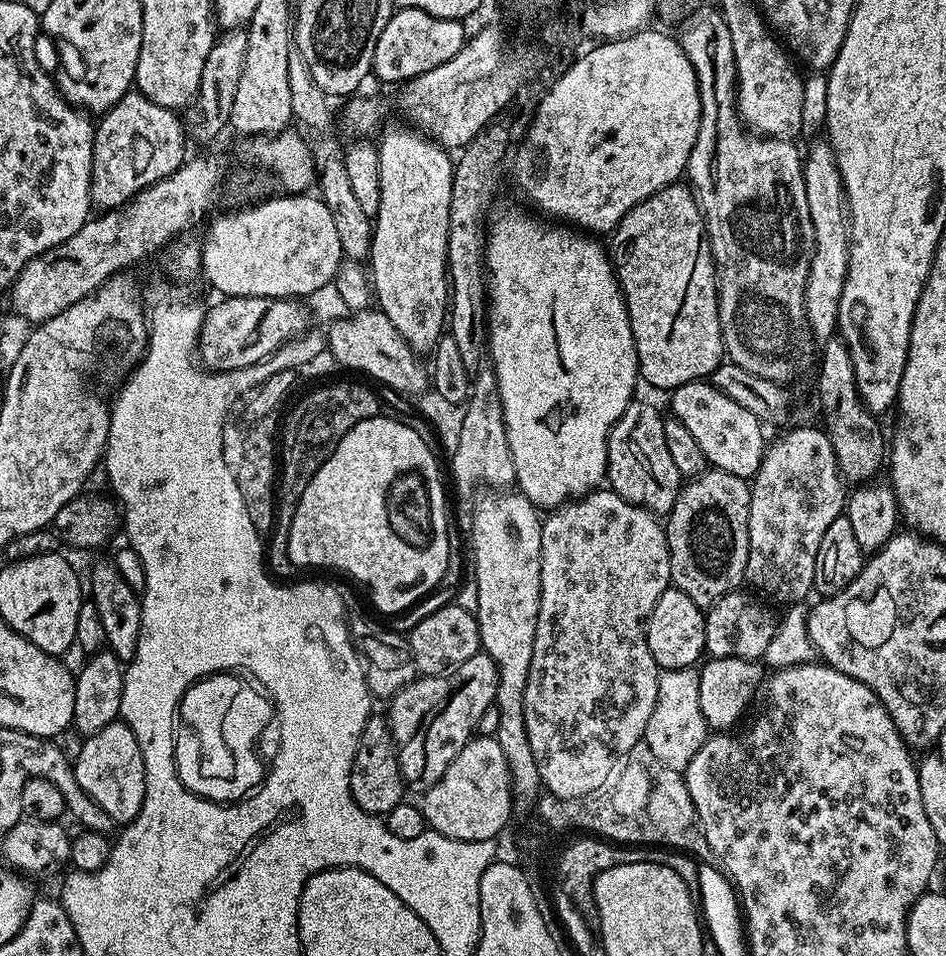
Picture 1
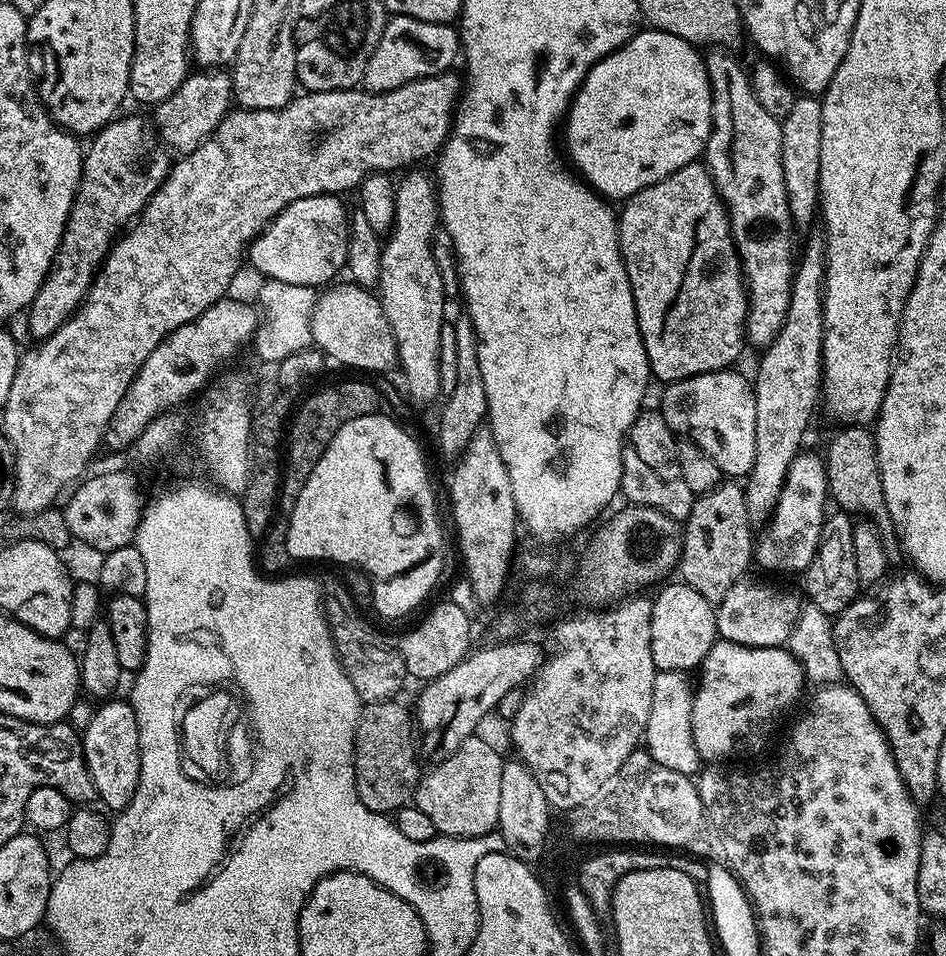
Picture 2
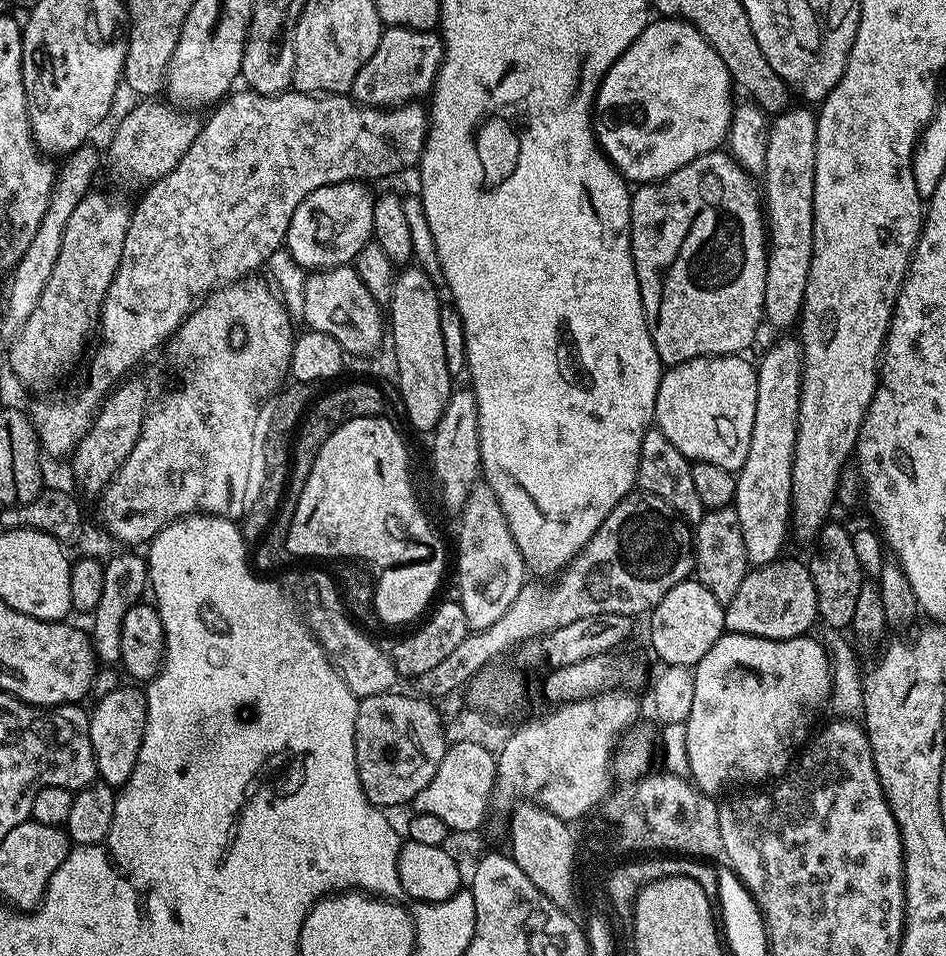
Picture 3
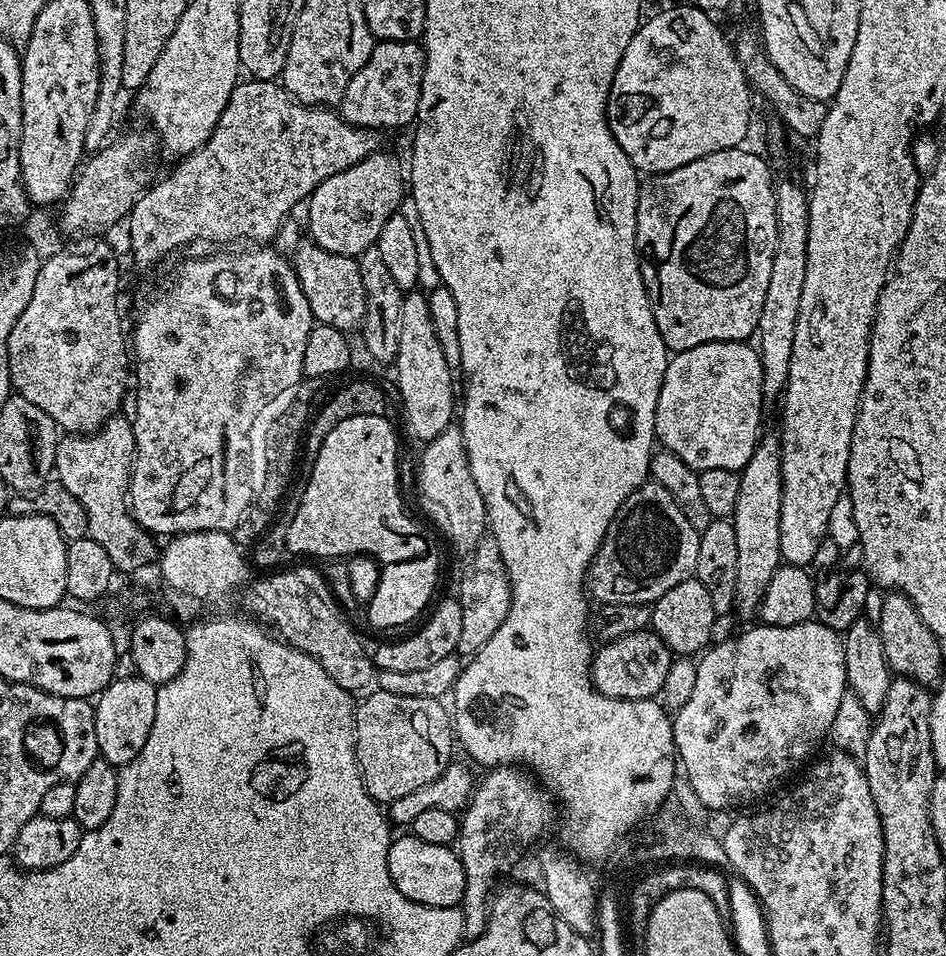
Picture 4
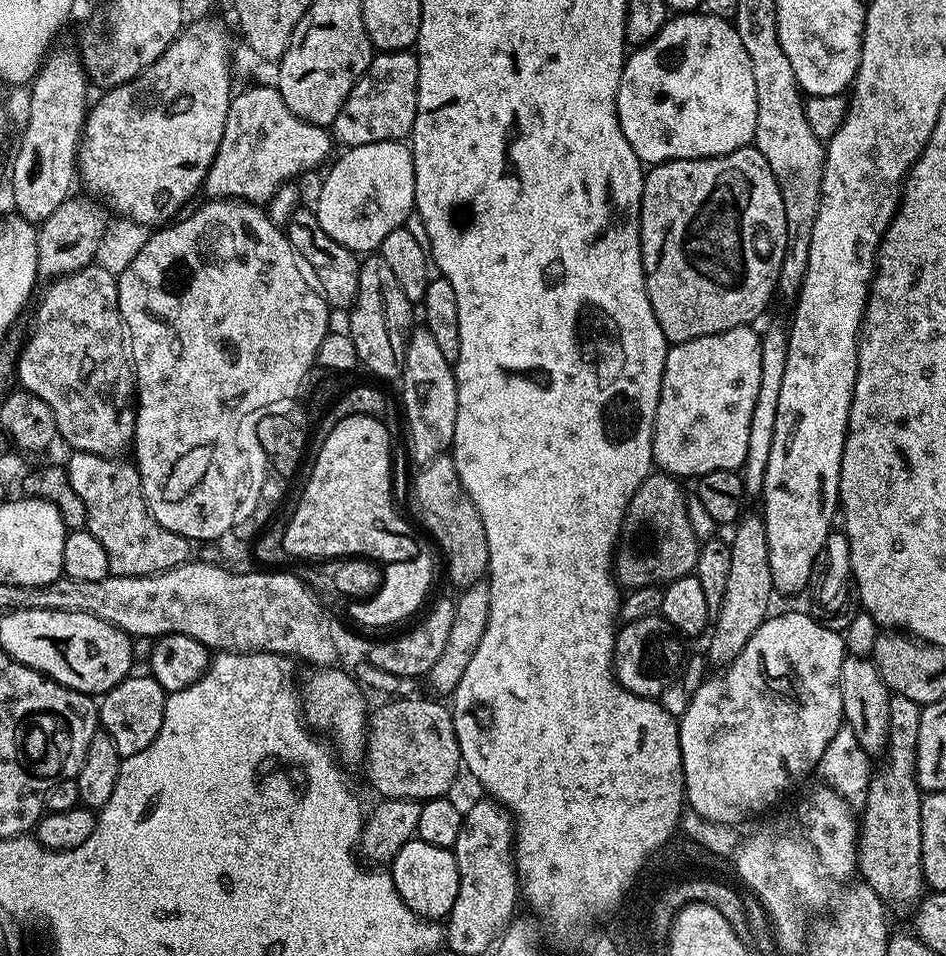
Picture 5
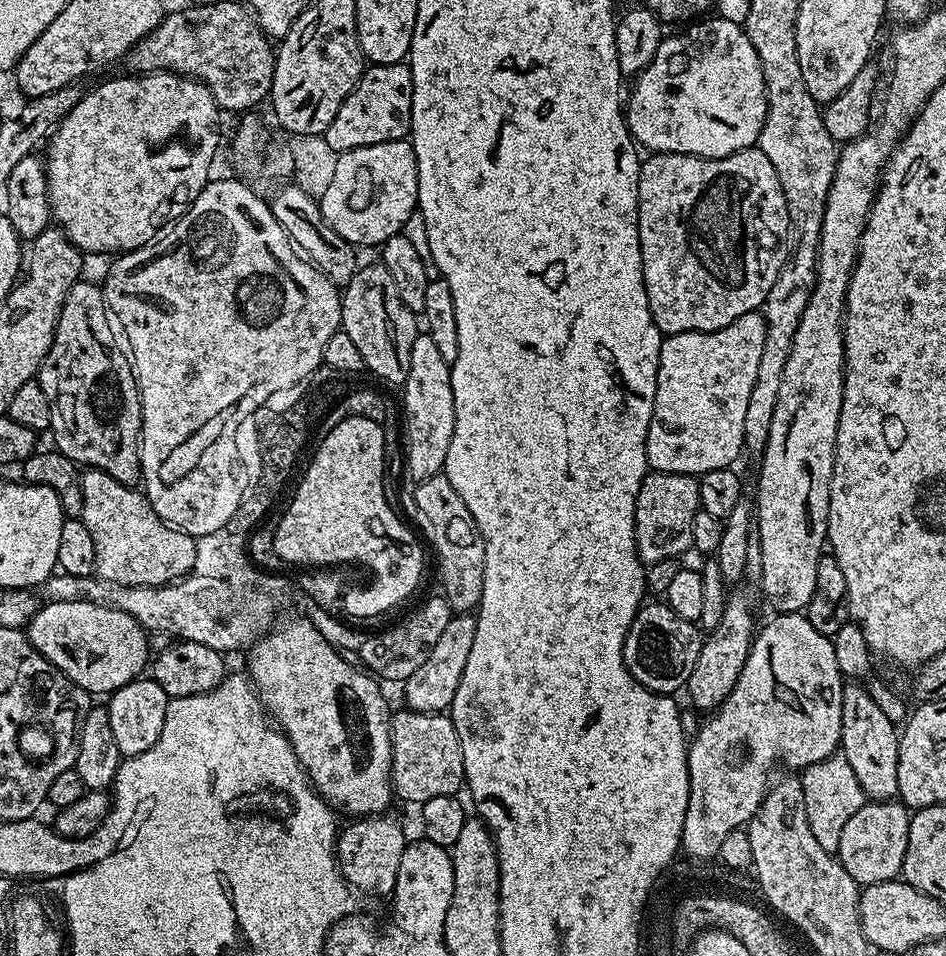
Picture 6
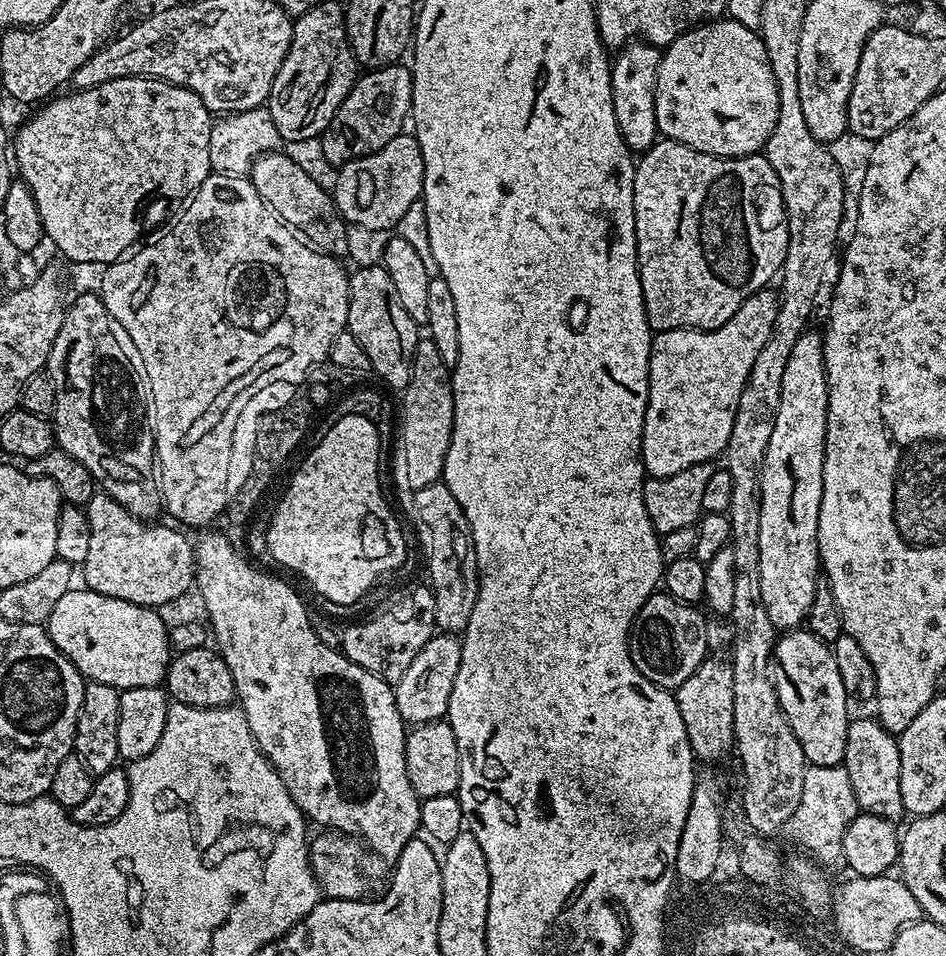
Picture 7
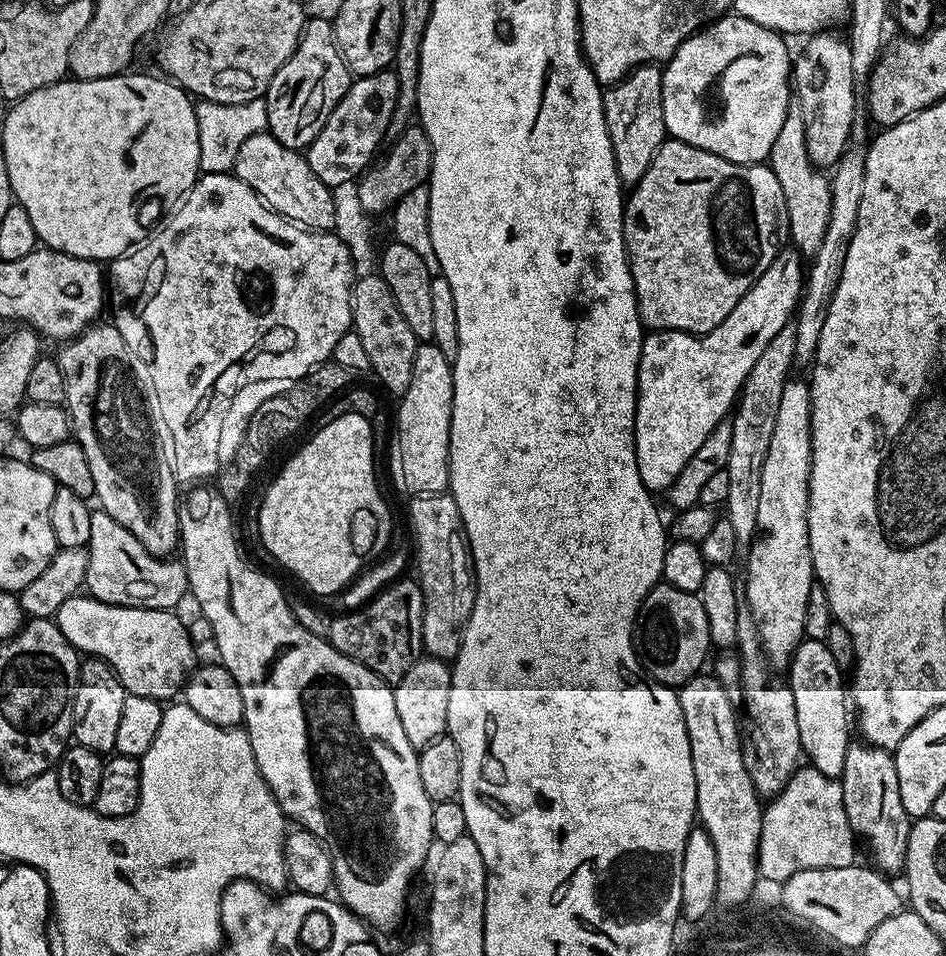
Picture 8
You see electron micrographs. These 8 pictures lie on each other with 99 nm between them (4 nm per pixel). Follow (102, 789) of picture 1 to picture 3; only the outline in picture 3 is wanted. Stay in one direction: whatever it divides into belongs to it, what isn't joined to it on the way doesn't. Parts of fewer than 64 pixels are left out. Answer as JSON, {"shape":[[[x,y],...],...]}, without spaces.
{"shape":[[[116,688],[108,692],[96,704],[96,709],[91,709],[88,725],[90,726],[90,746],[92,757],[96,763],[97,777],[103,783],[109,784],[113,790],[119,789],[134,770],[134,762],[138,762],[138,750],[142,746],[142,734],[146,730],[146,702],[145,693],[136,688]]]}

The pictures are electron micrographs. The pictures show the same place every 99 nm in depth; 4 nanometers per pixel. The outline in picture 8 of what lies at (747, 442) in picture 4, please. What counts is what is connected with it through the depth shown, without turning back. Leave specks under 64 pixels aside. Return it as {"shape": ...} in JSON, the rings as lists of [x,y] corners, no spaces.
{"shape":[[[784,246],[766,266],[762,278],[758,278],[742,294],[738,306],[730,310],[728,317],[718,327],[703,334],[652,330],[644,337],[638,386],[636,387],[636,457],[638,474],[644,487],[653,494],[663,493],[682,474],[682,466],[694,458],[694,453],[710,438],[710,434],[733,411],[740,395],[740,387],[746,382],[754,362],[758,362],[762,350],[770,346],[770,338],[778,334],[793,319],[800,303],[806,281],[806,260],[797,248]]]}

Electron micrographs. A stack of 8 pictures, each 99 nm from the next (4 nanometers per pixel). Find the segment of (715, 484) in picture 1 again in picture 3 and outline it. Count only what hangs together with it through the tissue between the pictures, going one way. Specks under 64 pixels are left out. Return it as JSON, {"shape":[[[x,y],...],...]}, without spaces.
{"shape":[[[735,507],[714,508],[705,511],[694,528],[694,576],[718,602],[726,605],[738,593],[743,579],[750,571],[746,546],[742,542],[742,526],[738,526]]]}

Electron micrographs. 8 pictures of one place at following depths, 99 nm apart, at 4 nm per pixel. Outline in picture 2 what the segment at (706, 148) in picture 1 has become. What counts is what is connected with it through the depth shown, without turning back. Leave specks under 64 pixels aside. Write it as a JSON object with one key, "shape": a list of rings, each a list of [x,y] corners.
{"shape":[[[719,46],[707,53],[708,77],[712,87],[712,133],[706,149],[706,167],[720,192],[720,199],[728,210],[732,227],[732,240],[740,255],[740,267],[744,270],[744,283],[748,289],[748,322],[746,340],[757,350],[763,350],[774,342],[786,322],[790,310],[792,276],[798,263],[798,229],[793,224],[790,202],[787,201],[786,181],[783,178],[781,121],[758,102],[752,89],[749,73],[732,57],[733,53]]]}

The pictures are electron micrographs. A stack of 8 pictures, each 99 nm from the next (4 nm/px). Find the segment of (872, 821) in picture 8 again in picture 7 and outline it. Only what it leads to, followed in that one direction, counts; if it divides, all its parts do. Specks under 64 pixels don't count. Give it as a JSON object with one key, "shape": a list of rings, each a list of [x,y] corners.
{"shape":[[[853,719],[849,723],[843,767],[850,776],[854,798],[861,813],[893,822],[899,821],[899,816],[905,815],[900,781],[902,744],[893,733],[883,728],[879,720]]]}

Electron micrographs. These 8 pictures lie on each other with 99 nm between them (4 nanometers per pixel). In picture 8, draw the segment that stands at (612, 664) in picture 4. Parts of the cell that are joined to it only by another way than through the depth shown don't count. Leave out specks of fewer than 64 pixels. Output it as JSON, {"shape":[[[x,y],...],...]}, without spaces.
{"shape":[[[663,582],[655,584],[646,594],[634,629],[636,654],[640,664],[653,680],[669,686],[682,686],[701,671],[709,659],[708,648],[712,639],[708,633],[706,610],[695,592],[678,590]]]}

